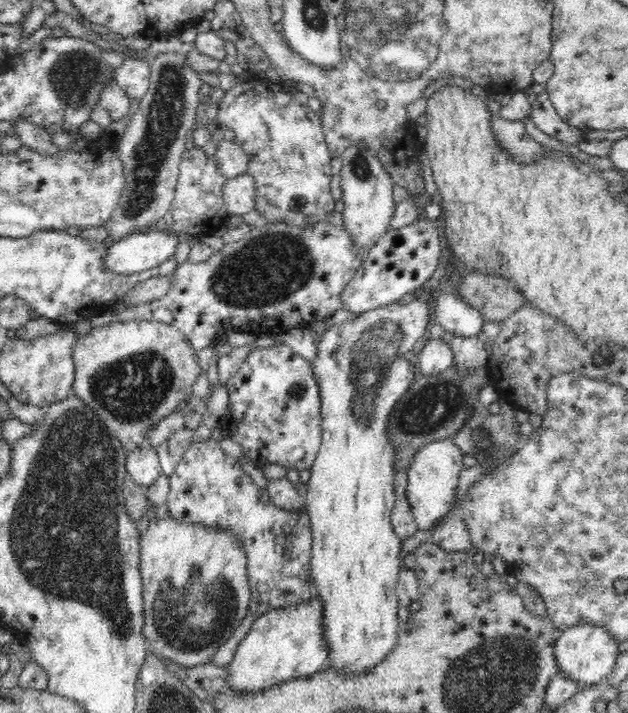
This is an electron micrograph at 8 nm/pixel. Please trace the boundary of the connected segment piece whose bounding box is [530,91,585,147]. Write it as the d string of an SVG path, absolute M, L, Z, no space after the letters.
M546 91L538 94L530 117L544 134L559 140L563 147L566 145L576 147L581 140L585 140L584 137L580 137L584 132L558 115Z

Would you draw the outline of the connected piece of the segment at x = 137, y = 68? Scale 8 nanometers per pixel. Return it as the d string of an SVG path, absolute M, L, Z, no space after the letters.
M132 57L124 59L124 64L115 70L116 83L129 99L140 102L150 89L151 66L144 60L135 60Z

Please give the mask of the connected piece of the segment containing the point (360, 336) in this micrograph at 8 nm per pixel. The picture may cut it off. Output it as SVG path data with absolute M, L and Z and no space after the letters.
M417 299L409 304L392 303L389 306L370 310L358 315L355 319L333 325L325 330L317 346L317 357L313 360L313 371L319 386L321 398L321 425L322 440L318 454L310 468L310 478L307 482L307 497L305 500L306 511L310 517L310 527L313 535L313 548L311 553L311 578L315 583L314 596L322 601L322 619L324 619L324 639L326 639L331 654L330 669L336 669L336 673L344 675L365 675L376 664L380 664L398 644L398 608L399 600L395 595L397 581L402 568L400 567L400 554L403 541L396 535L391 524L392 511L396 505L394 493L394 462L396 462L396 447L392 439L388 437L388 416L392 414L396 402L402 398L402 394L408 392L410 384L414 382L416 374L414 366L408 362L404 354L414 348L414 344L428 333L428 322L432 320L433 312L428 304L428 299Z

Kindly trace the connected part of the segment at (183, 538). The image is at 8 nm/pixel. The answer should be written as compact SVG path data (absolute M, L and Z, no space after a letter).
M160 518L149 524L140 542L140 571L144 601L143 633L166 660L184 668L210 663L210 658L230 641L234 630L242 624L250 610L252 590L248 577L248 557L245 547L231 532L207 528L200 524Z

